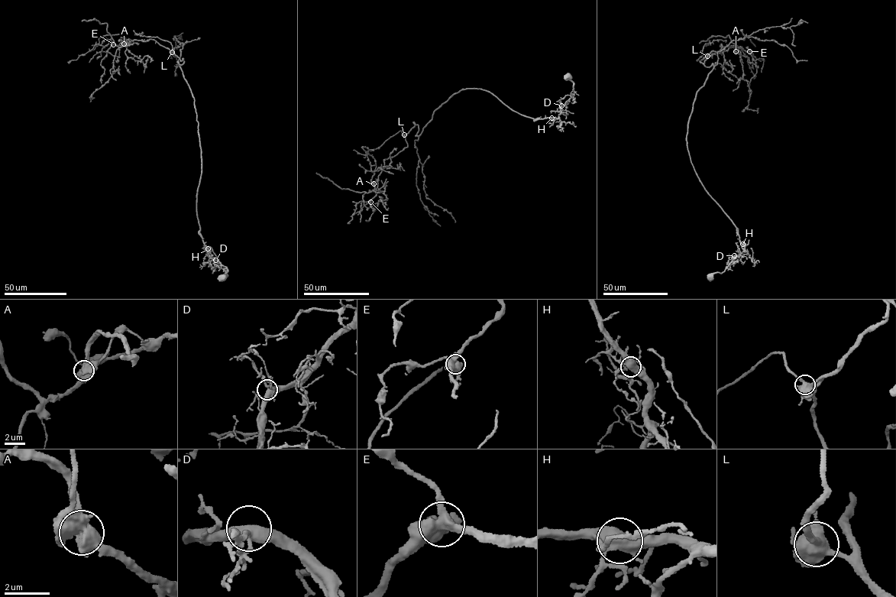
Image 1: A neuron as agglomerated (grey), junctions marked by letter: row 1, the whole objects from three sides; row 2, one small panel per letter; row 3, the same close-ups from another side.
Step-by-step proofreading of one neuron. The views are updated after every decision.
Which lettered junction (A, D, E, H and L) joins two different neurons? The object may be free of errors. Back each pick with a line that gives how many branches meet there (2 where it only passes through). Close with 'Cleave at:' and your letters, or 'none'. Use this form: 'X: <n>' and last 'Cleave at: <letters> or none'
A: 4
Cleave at: A

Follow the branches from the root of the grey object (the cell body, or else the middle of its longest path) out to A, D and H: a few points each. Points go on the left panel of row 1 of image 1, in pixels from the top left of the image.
A: (222, 279), (228, 270), (198, 232), (201, 147), (184, 61), (153, 40), (124, 43)
D: (222, 279), (227, 275), (224, 276), (228, 270), (215, 260)
H: (222, 279), (227, 275), (224, 276), (228, 270), (218, 261), (212, 260), (208, 248)

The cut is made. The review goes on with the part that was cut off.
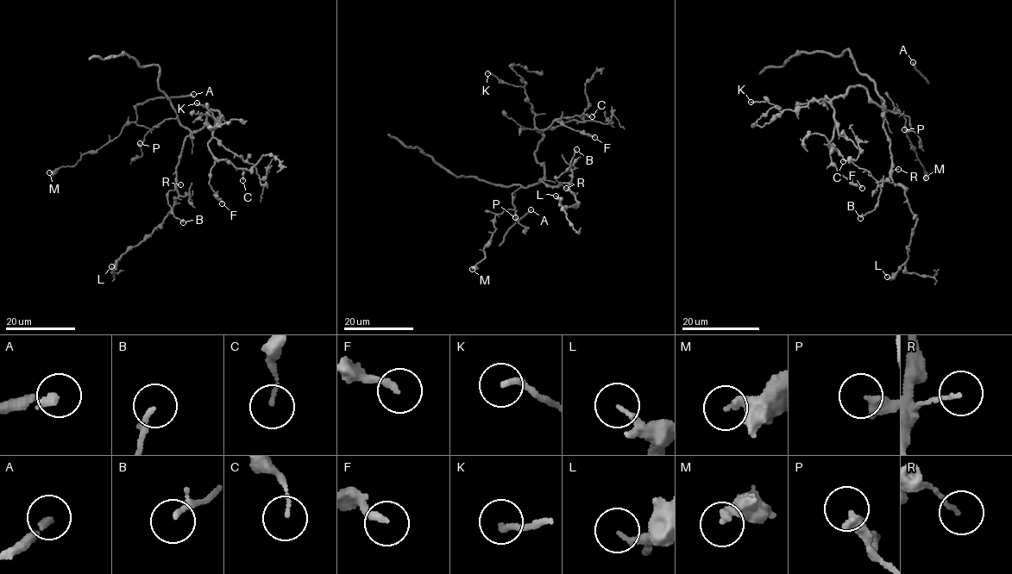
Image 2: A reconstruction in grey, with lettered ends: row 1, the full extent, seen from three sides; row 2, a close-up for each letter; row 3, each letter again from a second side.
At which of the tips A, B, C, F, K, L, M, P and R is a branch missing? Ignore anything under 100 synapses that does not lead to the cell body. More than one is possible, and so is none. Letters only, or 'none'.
A

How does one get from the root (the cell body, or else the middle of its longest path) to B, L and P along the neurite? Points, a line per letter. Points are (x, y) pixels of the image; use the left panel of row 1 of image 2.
B: (195, 132), (184, 141), (176, 170), (176, 186), (167, 195), (172, 211), (183, 222)
L: (195, 132), (184, 141), (176, 170), (178, 196), (172, 208), (160, 225), (122, 255), (113, 268), (111, 266)
P: (195, 132), (186, 128), (177, 119), (166, 119), (148, 130), (140, 143)

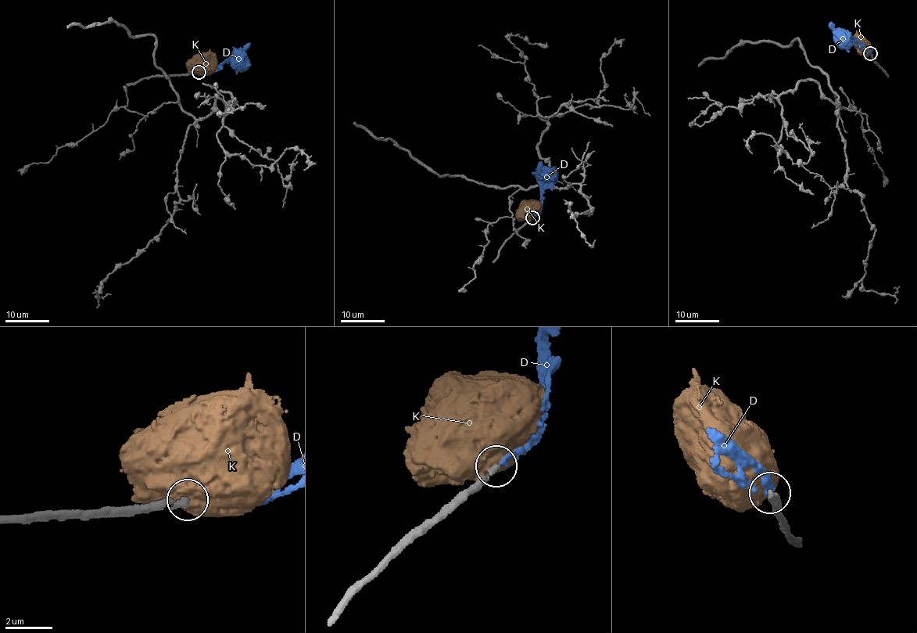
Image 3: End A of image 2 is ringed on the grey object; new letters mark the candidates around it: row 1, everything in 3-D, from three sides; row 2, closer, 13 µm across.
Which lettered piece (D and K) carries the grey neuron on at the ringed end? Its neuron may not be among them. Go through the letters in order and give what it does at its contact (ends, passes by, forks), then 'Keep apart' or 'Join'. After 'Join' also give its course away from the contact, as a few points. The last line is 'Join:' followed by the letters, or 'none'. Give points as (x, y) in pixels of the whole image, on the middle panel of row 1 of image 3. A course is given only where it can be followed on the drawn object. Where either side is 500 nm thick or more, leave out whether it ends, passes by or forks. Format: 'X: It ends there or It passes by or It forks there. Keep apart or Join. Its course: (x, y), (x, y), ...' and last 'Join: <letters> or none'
D: It ends there. Join. Its course: (532, 217), (540, 208), (541, 177), (543, 174)
K: Keep apart
Join: D

